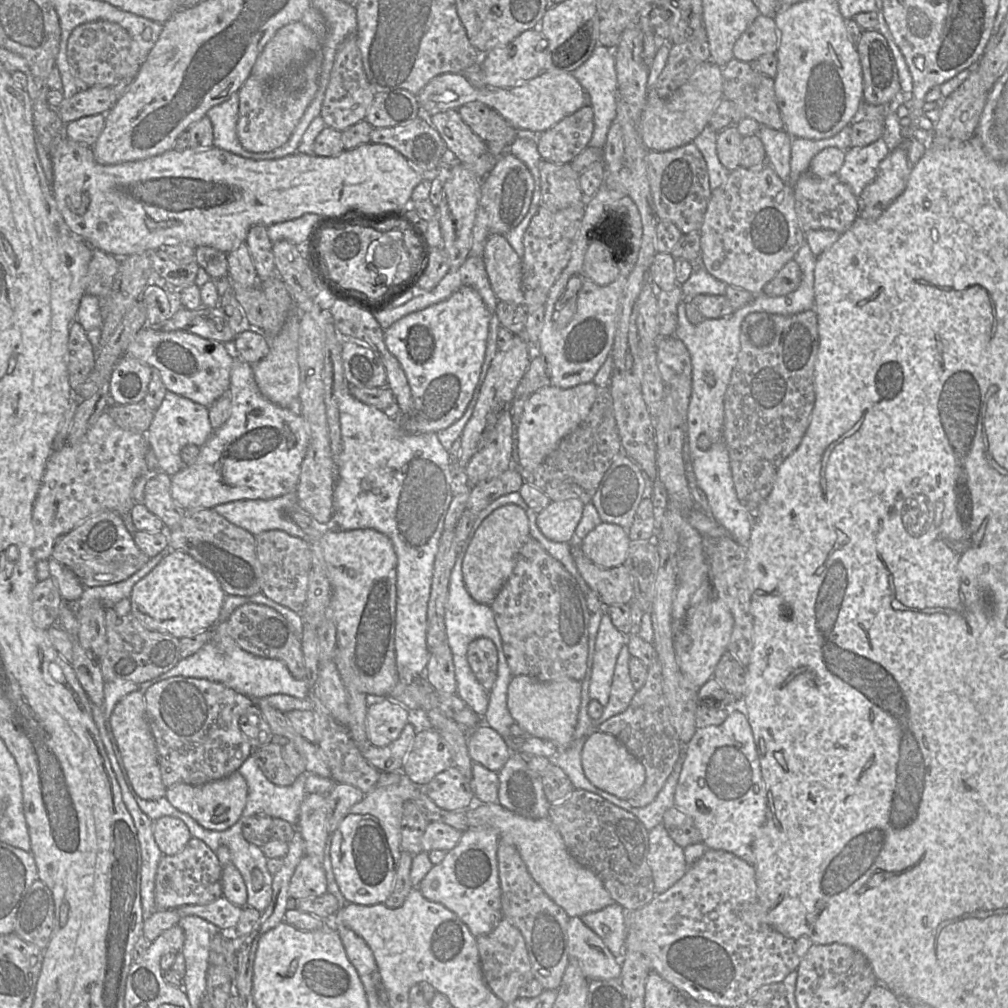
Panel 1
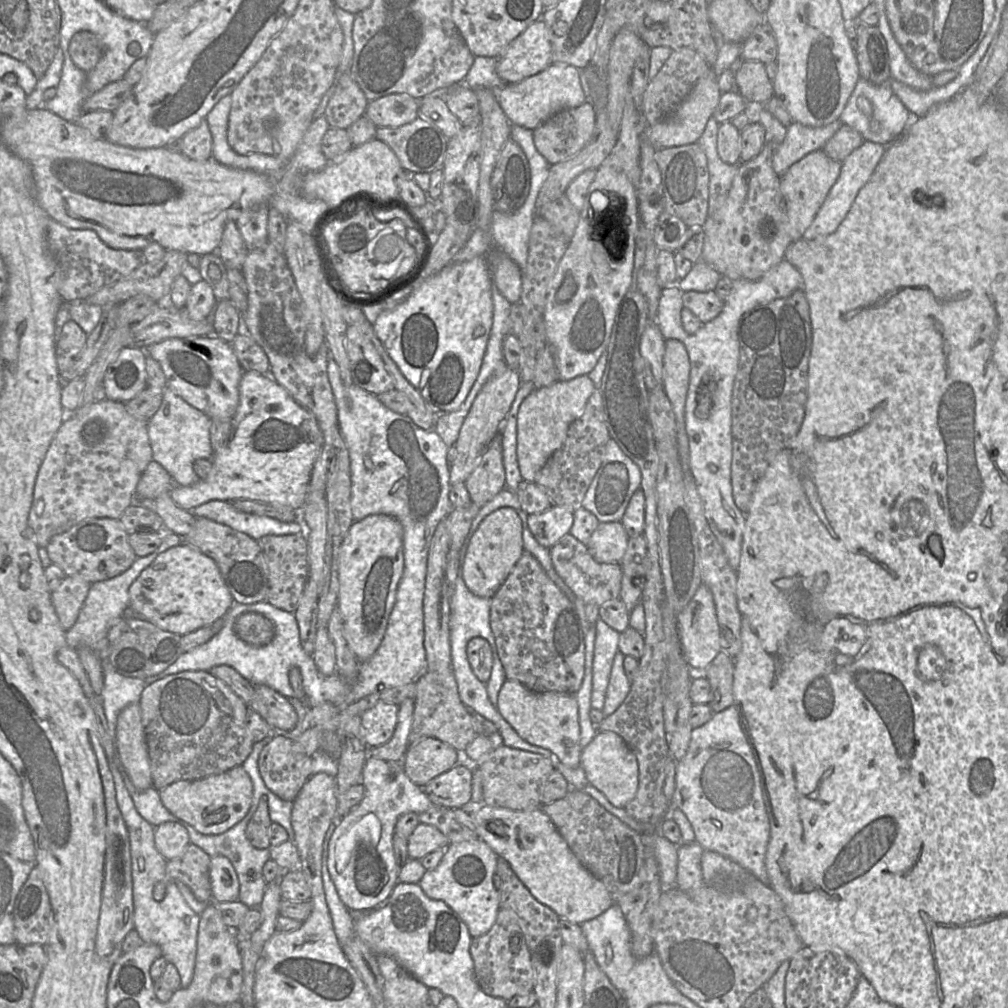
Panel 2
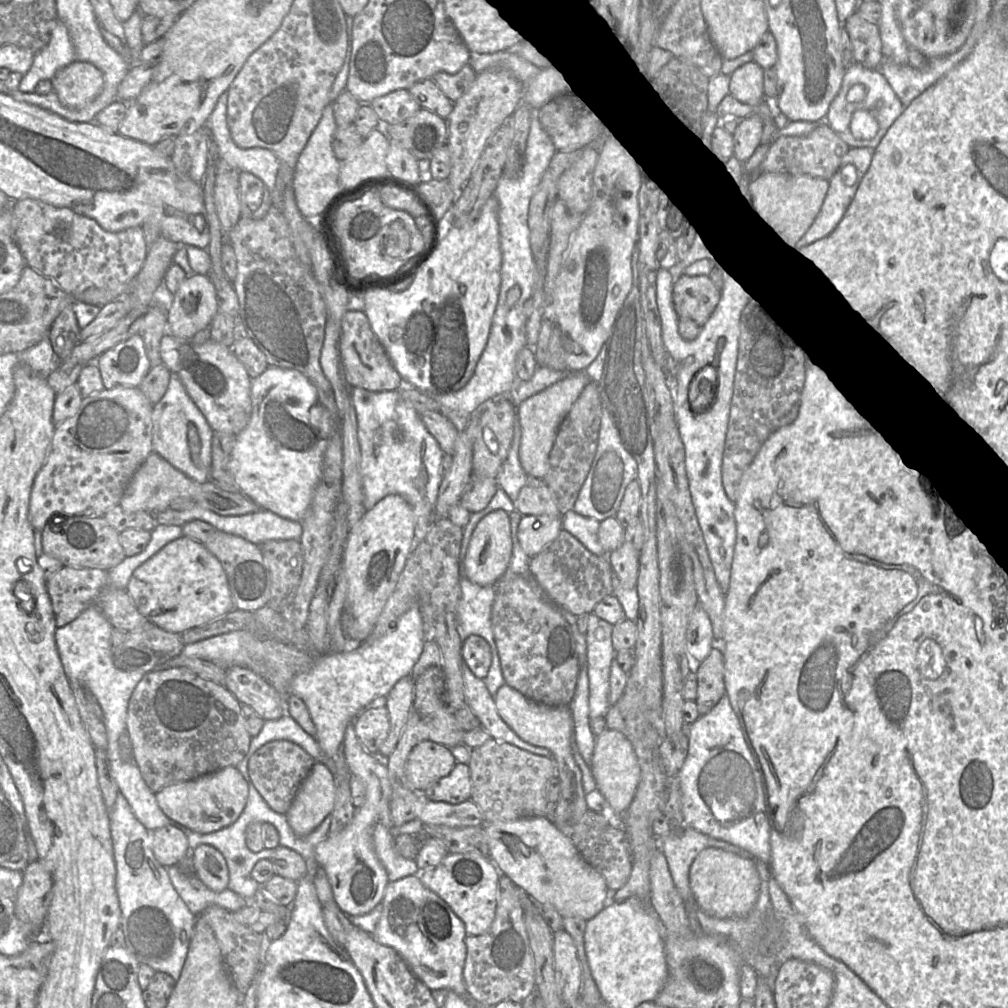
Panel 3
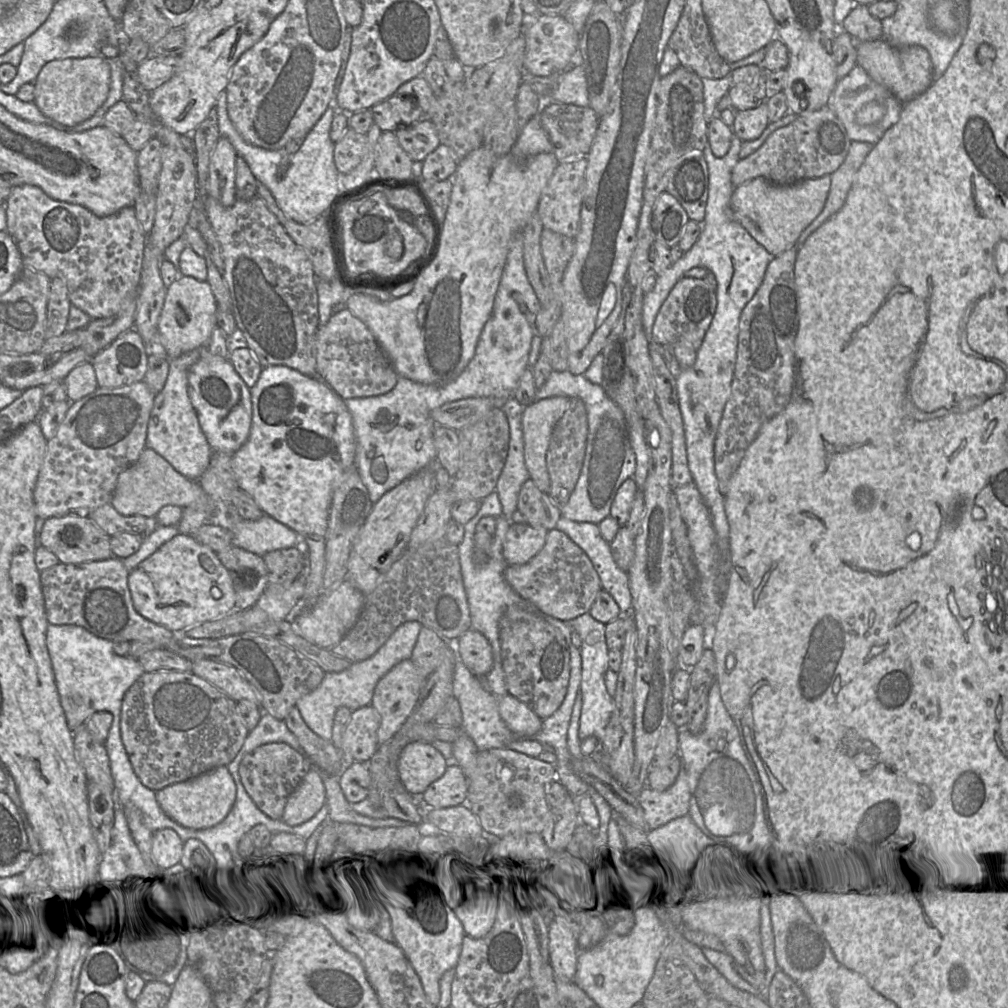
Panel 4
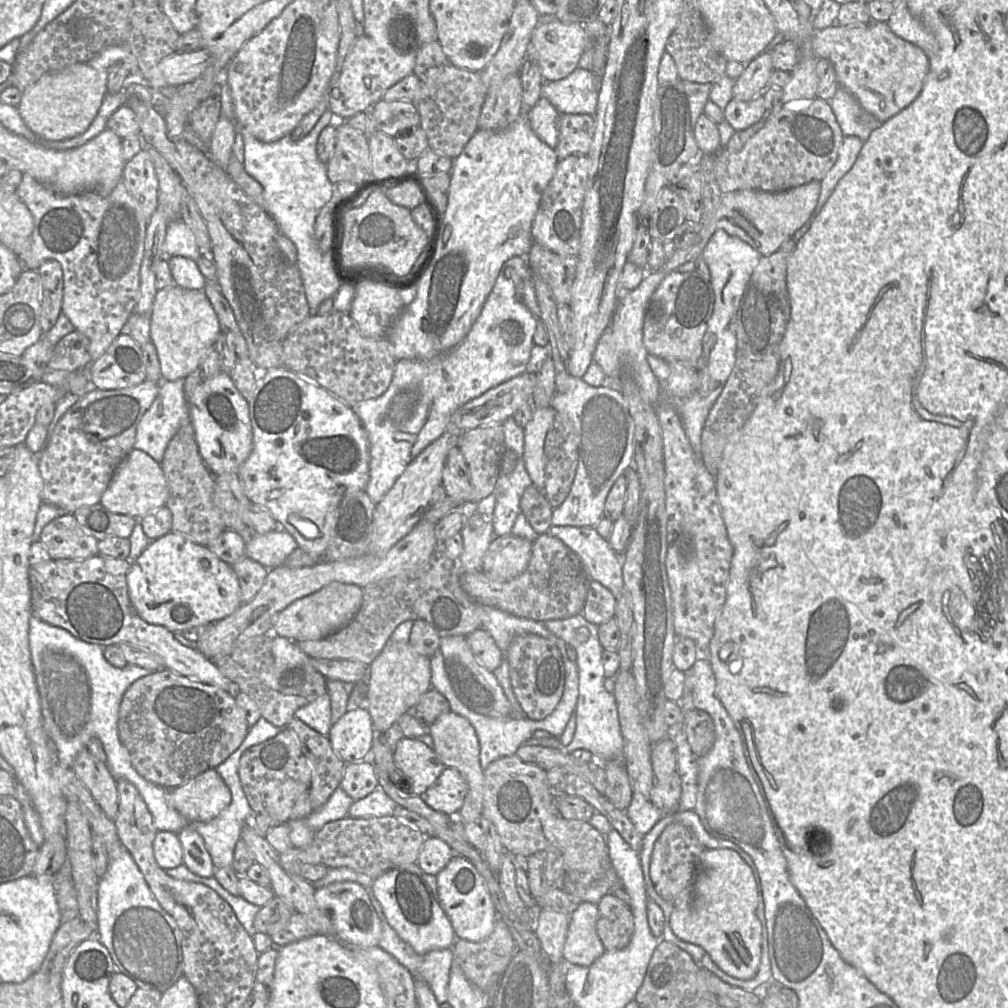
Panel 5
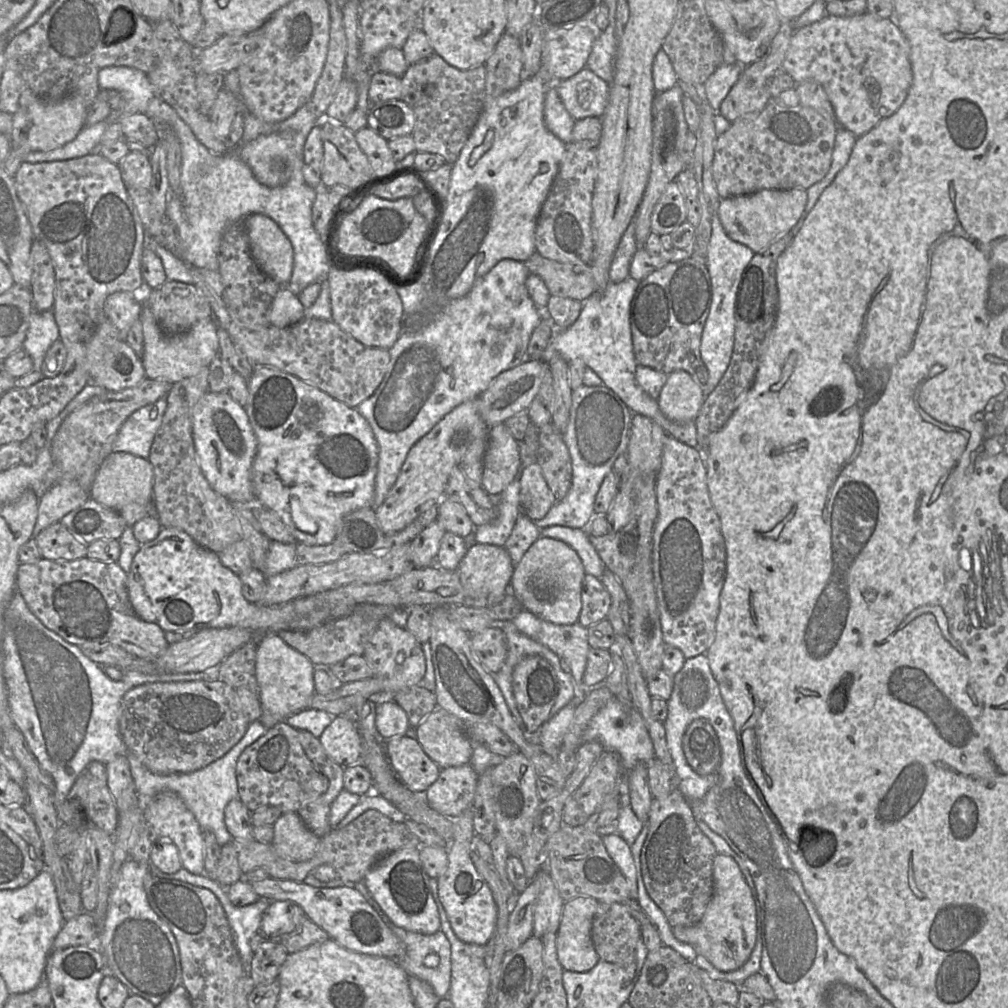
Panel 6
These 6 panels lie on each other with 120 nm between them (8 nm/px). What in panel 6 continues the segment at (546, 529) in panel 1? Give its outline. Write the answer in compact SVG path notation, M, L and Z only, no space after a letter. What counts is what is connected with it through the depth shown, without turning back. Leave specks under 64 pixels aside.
M474 543L467 549L457 572L466 590L500 595L510 588L514 569L505 547Z

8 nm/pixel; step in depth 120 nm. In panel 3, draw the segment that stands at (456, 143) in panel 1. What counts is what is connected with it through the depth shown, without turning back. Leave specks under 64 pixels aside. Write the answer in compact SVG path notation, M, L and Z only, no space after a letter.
M432 79L417 82L407 90L420 109L429 110L443 120L447 120L454 104L441 92Z

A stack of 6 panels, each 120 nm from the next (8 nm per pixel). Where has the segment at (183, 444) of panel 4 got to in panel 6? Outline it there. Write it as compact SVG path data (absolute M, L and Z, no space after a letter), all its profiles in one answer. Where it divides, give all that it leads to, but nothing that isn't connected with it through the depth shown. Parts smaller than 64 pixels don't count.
M166 396L133 412L122 424L113 443L115 452L127 452L149 459L156 432L167 408Z

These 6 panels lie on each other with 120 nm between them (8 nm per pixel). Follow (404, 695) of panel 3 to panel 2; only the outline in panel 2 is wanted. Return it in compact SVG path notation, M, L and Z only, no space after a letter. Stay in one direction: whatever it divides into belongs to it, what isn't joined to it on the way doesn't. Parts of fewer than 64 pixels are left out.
M405 699L398 706L398 718L394 733L384 745L370 748L368 756L385 761L401 762L409 748L409 734L413 721L414 701Z

